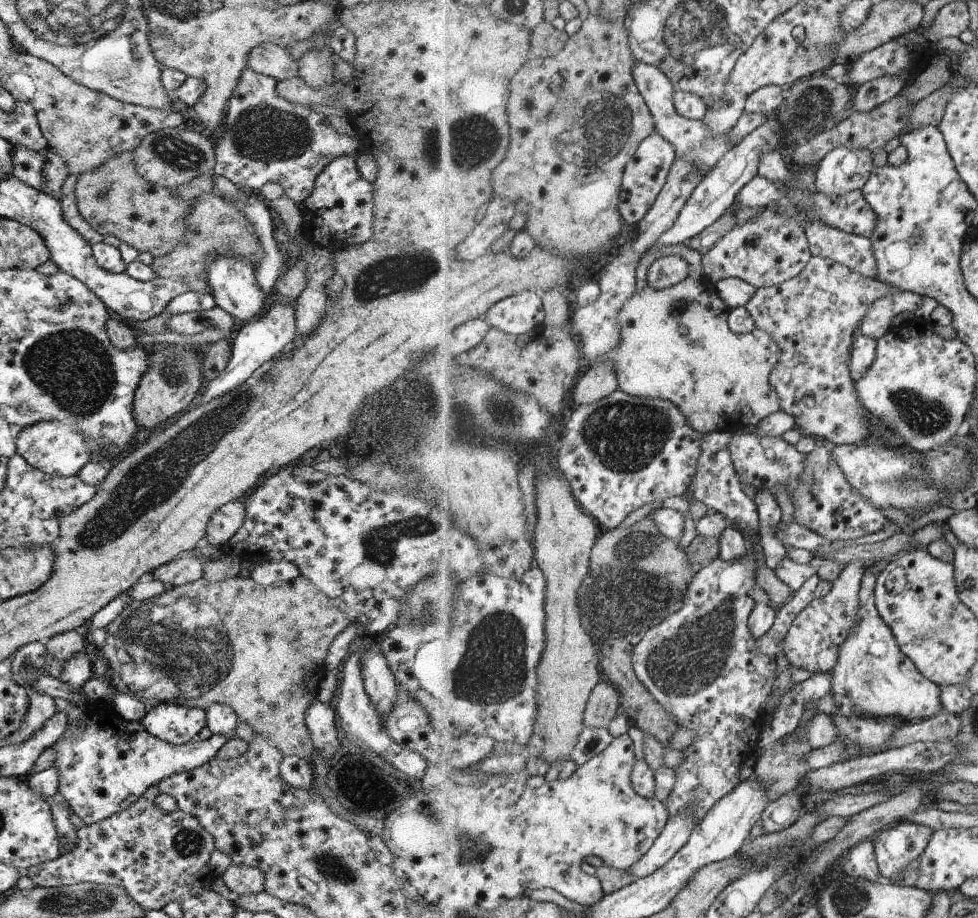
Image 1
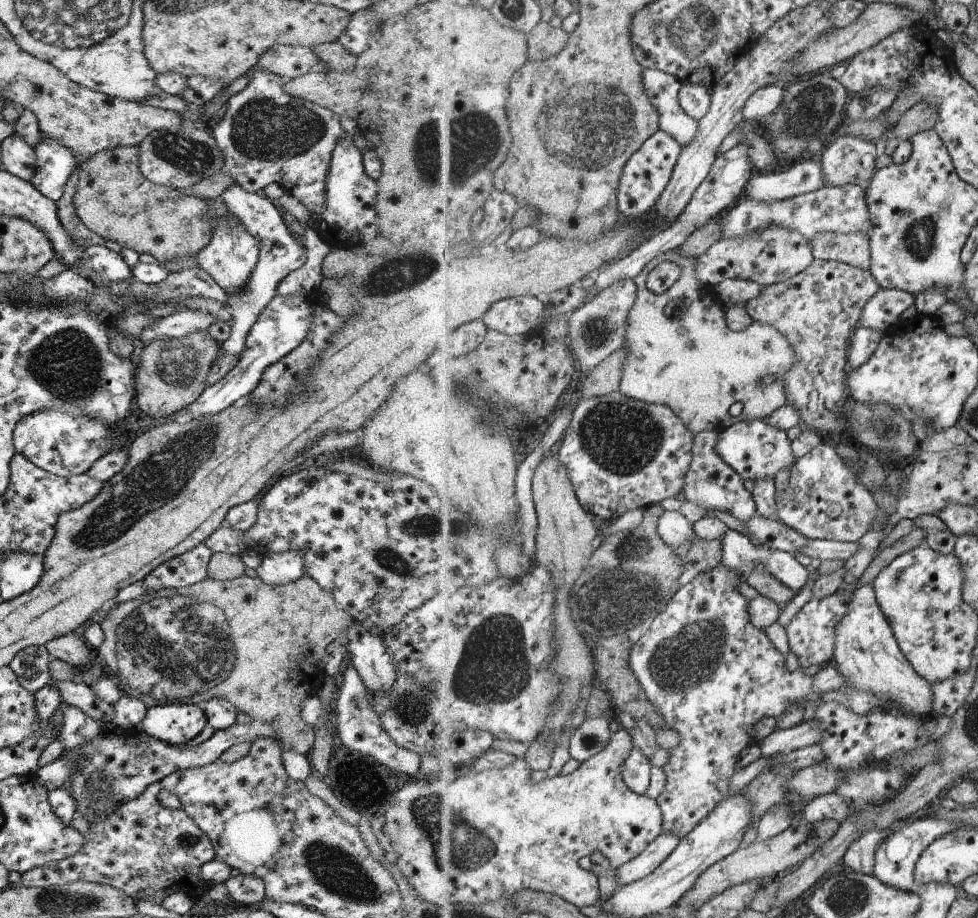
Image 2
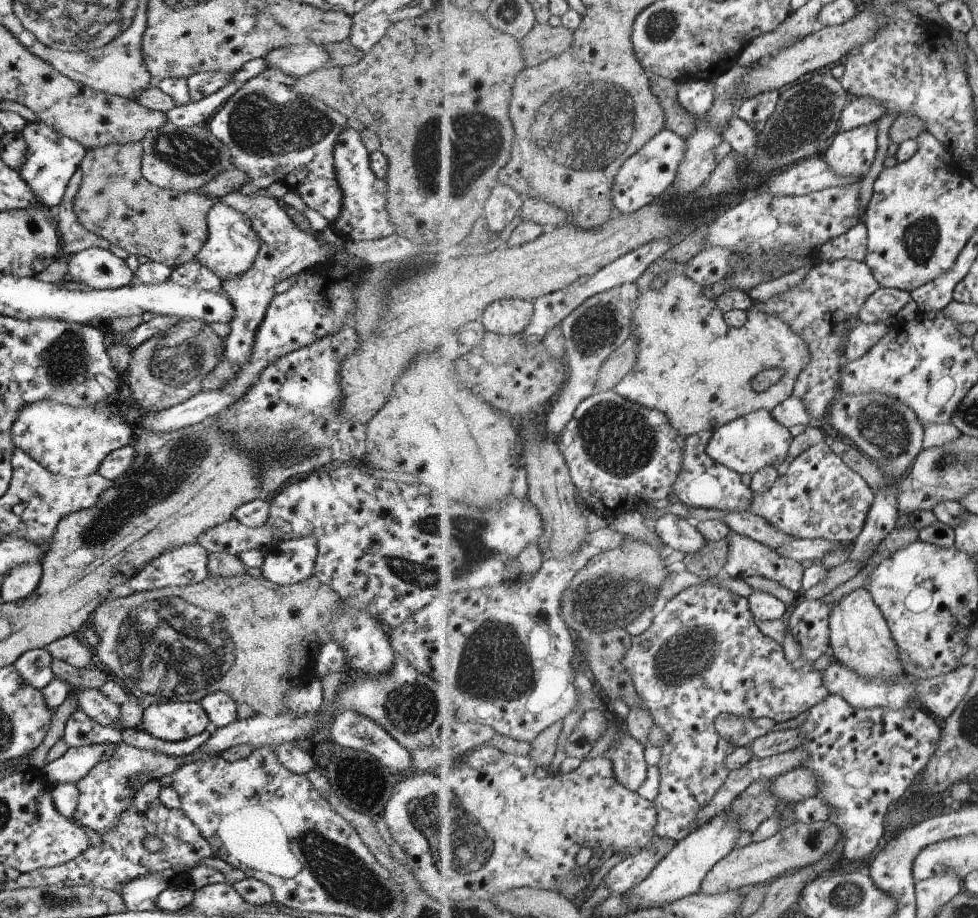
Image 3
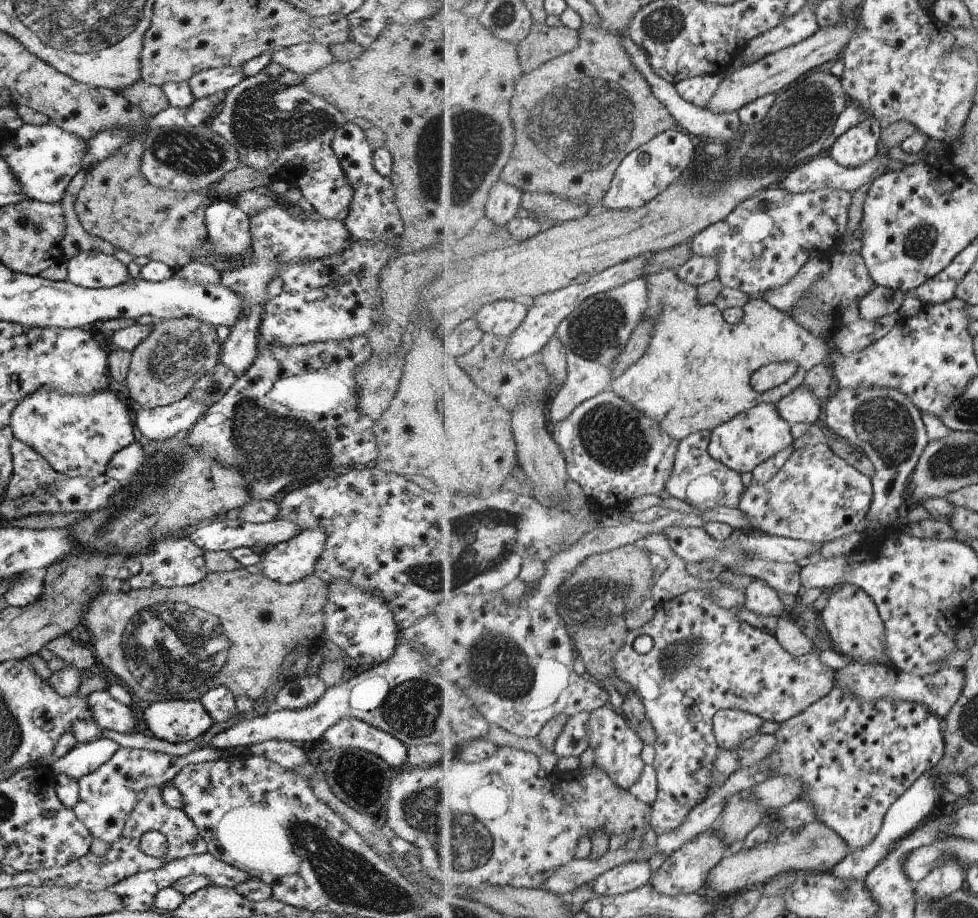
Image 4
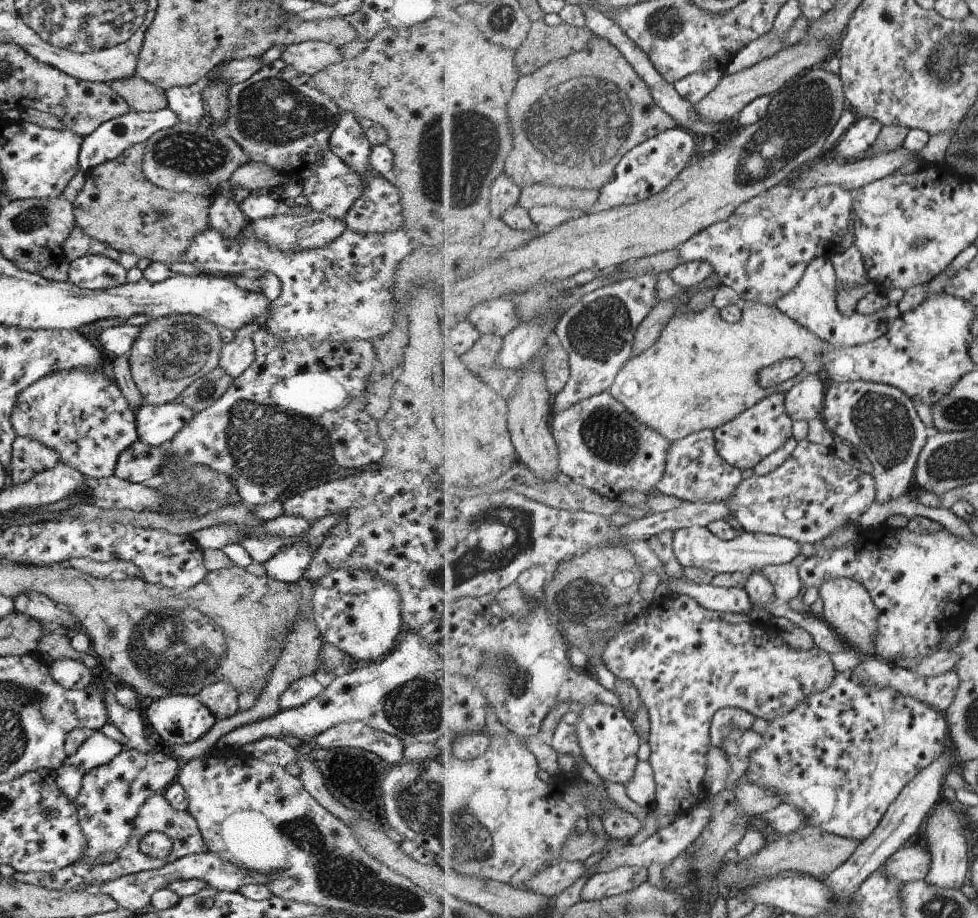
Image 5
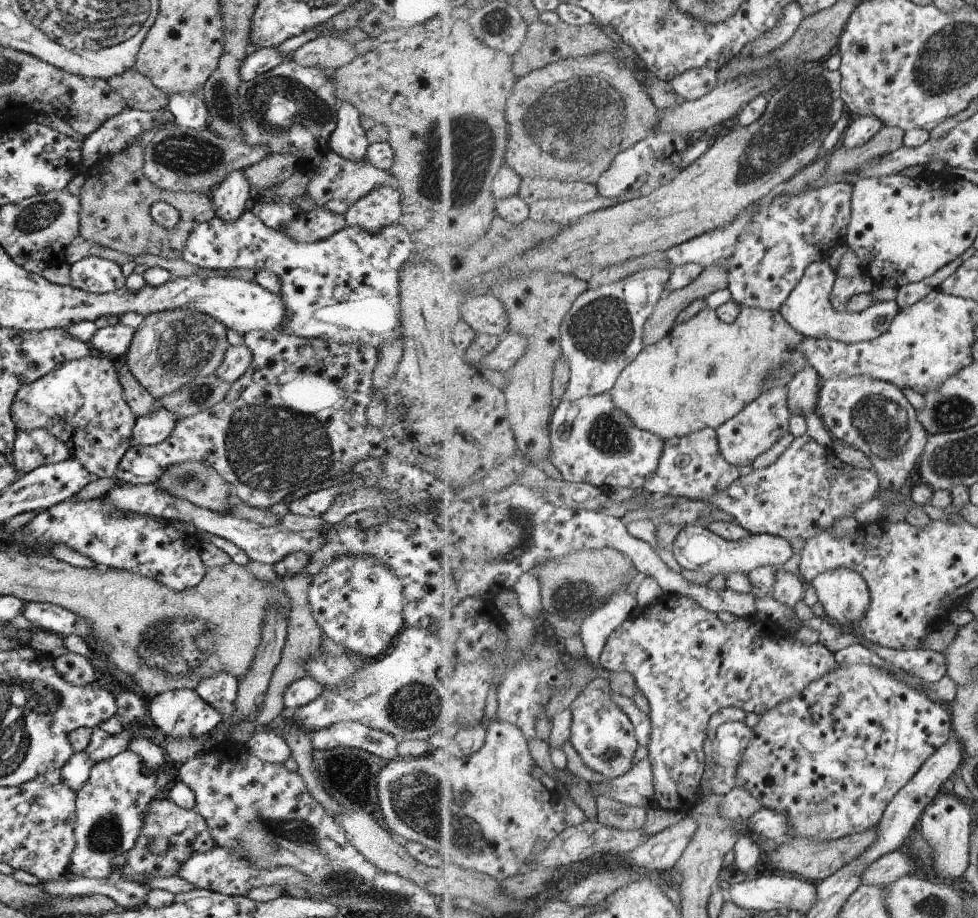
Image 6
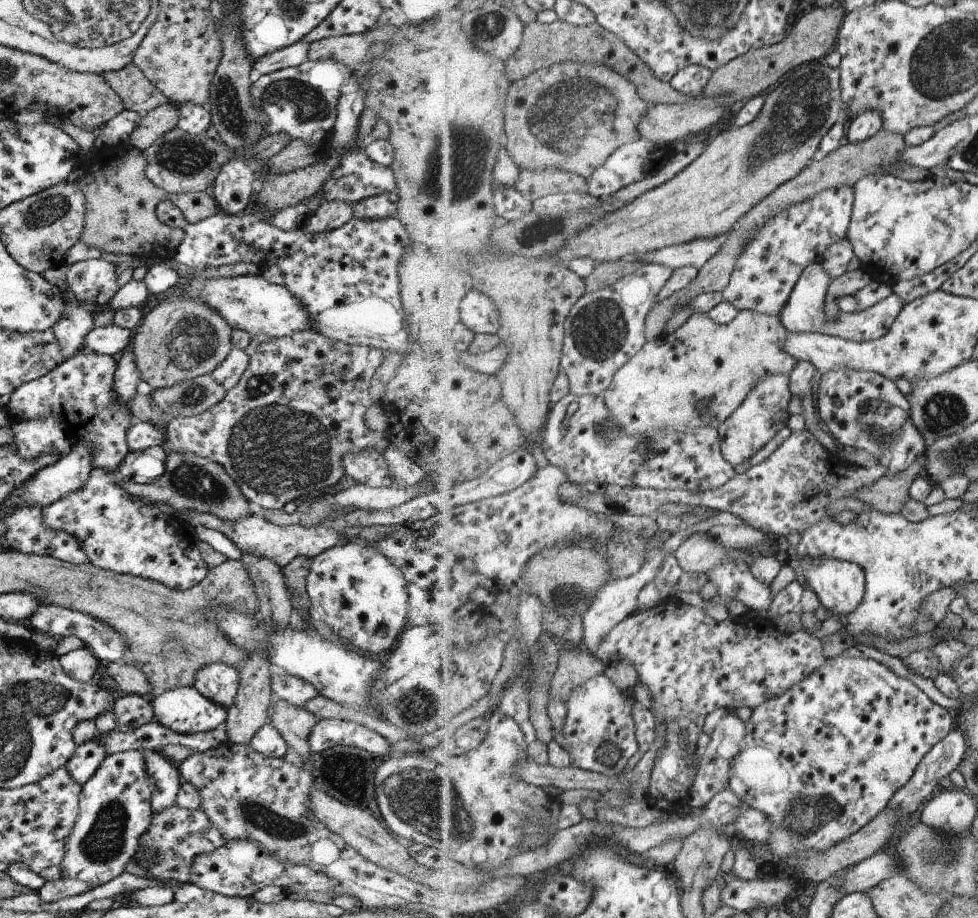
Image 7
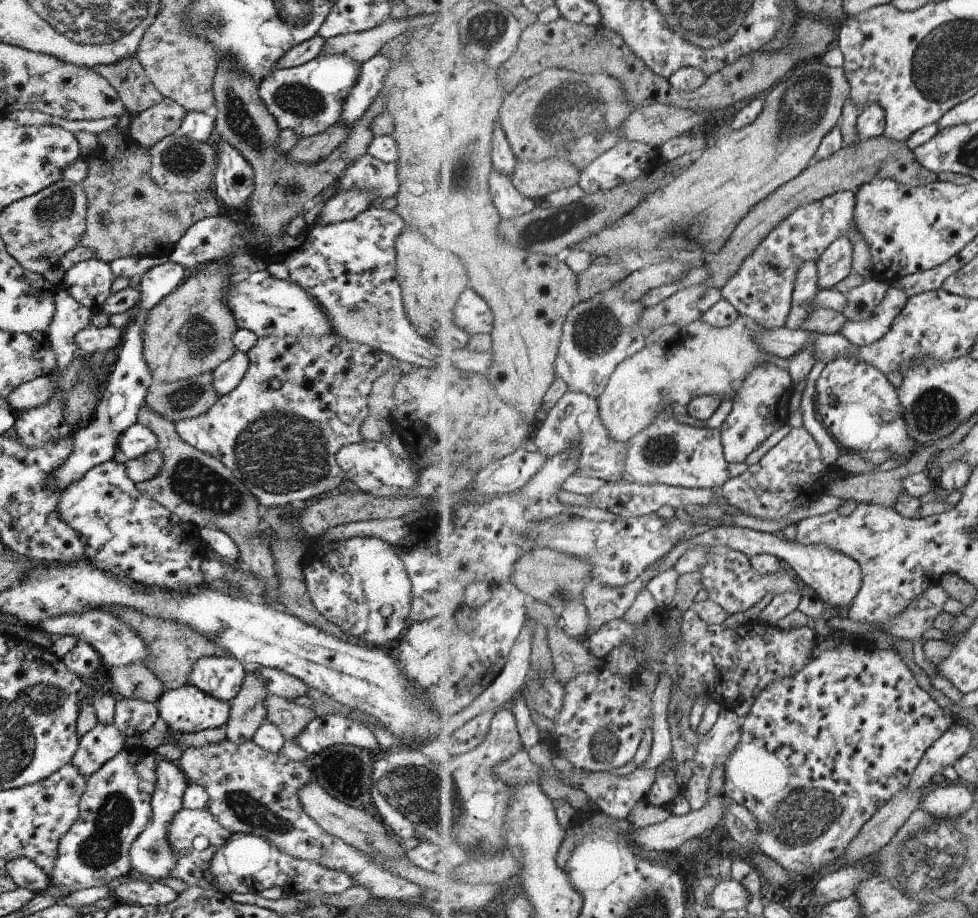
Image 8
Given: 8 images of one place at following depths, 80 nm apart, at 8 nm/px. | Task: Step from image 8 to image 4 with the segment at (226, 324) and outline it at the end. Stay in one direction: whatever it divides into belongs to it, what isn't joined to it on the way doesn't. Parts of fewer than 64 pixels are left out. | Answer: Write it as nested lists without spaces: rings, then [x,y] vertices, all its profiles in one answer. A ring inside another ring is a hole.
[[[193,317],[154,321],[151,332],[130,352],[124,380],[129,398],[141,409],[171,404],[187,396],[193,383],[219,361],[215,327]]]

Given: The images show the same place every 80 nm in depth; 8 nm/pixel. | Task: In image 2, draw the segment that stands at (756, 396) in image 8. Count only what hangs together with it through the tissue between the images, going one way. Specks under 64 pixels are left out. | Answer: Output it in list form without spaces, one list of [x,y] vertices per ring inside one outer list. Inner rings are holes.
[[[755,419],[734,424],[720,433],[717,452],[745,479],[757,482],[775,478],[783,468],[791,472],[798,462],[791,450],[791,439],[786,431],[777,430],[766,419]]]

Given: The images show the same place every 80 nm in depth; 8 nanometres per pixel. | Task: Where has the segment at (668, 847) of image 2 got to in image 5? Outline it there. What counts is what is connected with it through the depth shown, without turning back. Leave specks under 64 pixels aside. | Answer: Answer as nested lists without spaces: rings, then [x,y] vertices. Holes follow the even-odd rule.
[[[619,867],[609,872],[595,873],[589,878],[581,892],[581,901],[603,900],[631,893],[647,882],[647,868]]]

